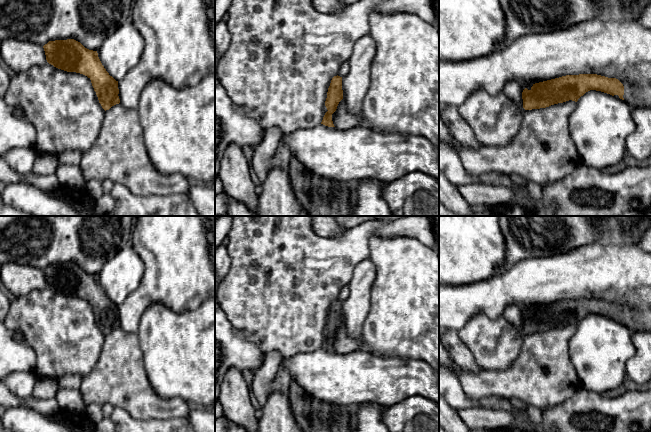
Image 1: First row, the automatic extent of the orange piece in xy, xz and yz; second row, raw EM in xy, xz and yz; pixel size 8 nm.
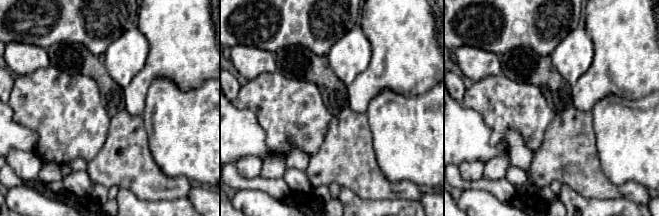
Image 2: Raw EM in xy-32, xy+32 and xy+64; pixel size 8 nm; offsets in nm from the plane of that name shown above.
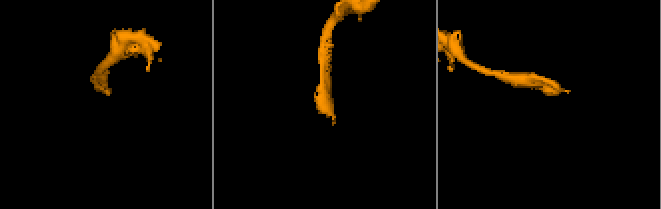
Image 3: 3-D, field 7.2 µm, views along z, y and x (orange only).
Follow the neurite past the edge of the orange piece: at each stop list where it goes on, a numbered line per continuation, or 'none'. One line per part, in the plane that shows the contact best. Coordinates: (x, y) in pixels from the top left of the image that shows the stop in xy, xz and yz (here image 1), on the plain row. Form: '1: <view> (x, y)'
1: yz (635, 319)

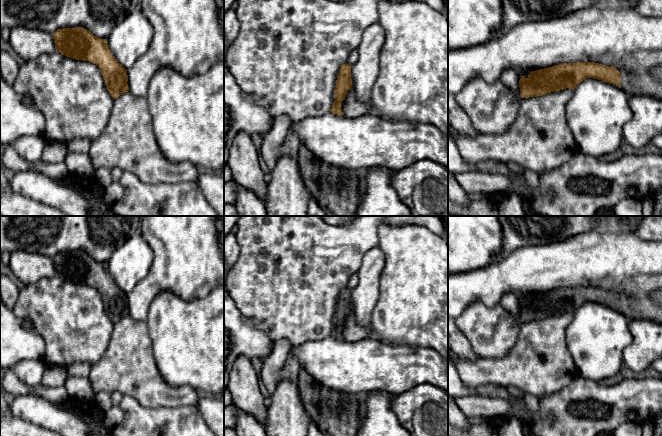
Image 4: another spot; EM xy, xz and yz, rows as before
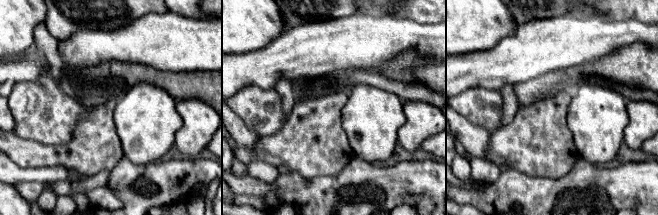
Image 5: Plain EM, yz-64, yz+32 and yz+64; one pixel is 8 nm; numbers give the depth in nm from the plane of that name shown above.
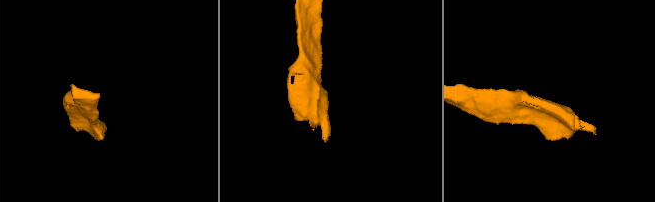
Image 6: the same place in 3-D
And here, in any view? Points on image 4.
1: yz (632, 307)

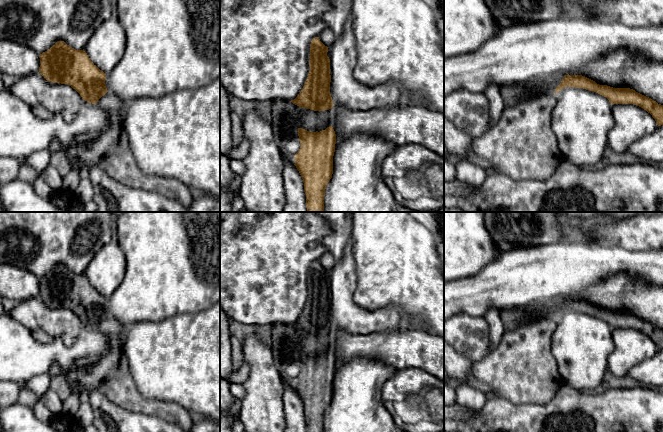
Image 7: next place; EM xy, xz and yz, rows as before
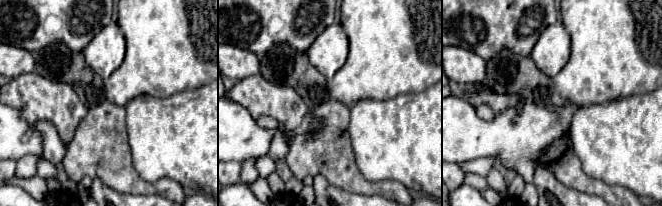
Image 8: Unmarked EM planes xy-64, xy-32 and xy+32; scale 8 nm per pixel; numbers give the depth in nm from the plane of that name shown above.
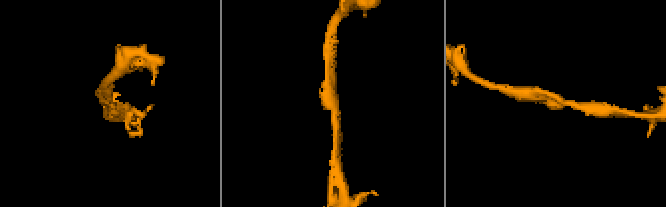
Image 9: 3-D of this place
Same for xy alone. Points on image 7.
none

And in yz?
none

